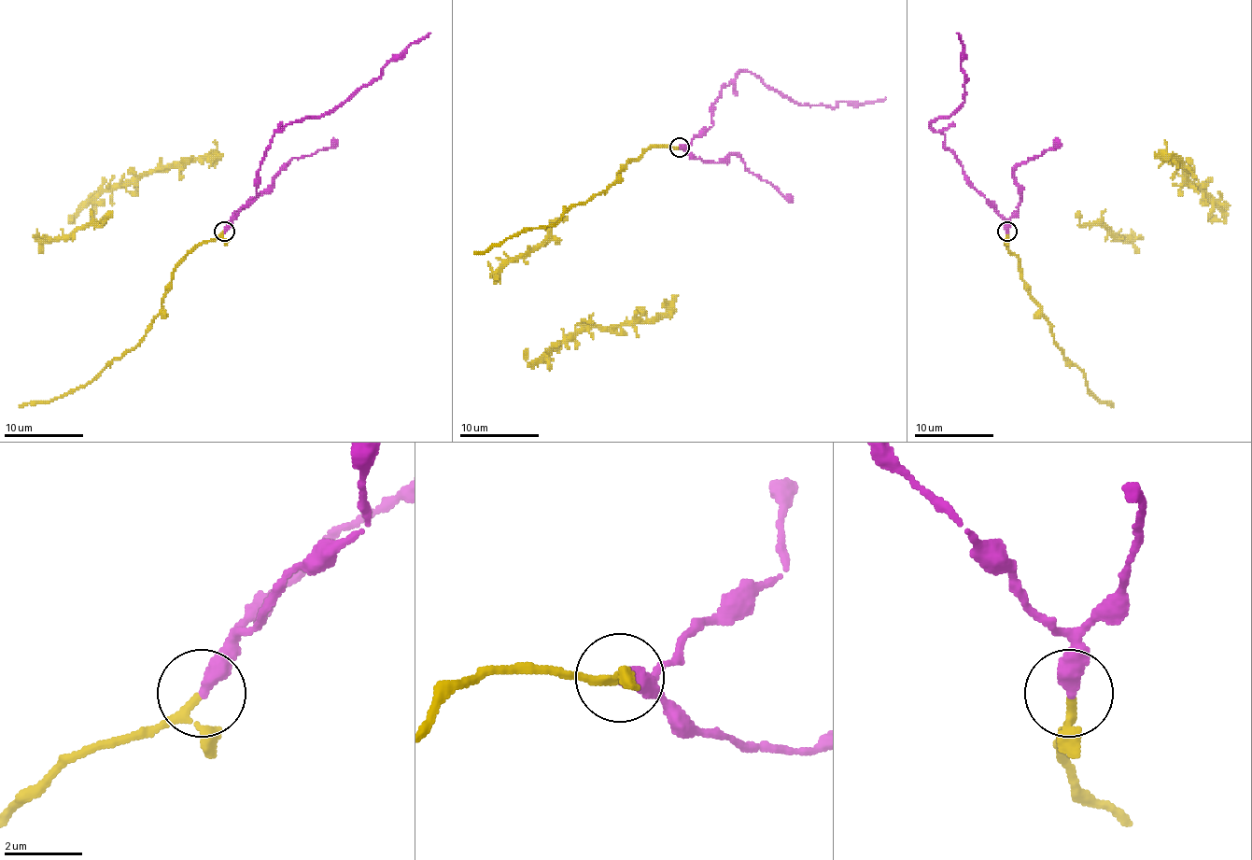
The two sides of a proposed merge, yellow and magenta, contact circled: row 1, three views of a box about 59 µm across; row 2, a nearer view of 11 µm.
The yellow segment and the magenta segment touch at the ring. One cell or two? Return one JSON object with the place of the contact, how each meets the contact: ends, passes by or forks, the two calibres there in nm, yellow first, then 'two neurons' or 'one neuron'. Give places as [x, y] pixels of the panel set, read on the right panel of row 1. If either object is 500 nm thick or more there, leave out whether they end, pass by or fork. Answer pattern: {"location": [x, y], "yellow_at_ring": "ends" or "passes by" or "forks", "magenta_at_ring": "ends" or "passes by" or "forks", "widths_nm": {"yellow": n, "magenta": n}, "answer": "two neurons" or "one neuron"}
{"location": [1006, 232], "yellow_at_ring": "passes by", "magenta_at_ring": "ends", "widths_nm": {"yellow": 170, "magenta": 440}, "answer": "one neuron"}

